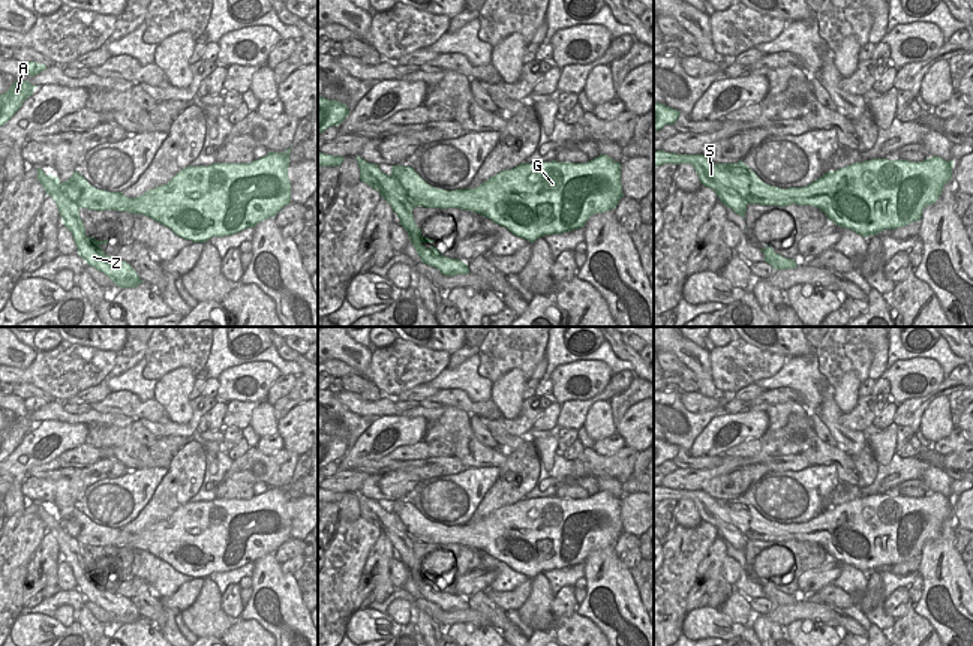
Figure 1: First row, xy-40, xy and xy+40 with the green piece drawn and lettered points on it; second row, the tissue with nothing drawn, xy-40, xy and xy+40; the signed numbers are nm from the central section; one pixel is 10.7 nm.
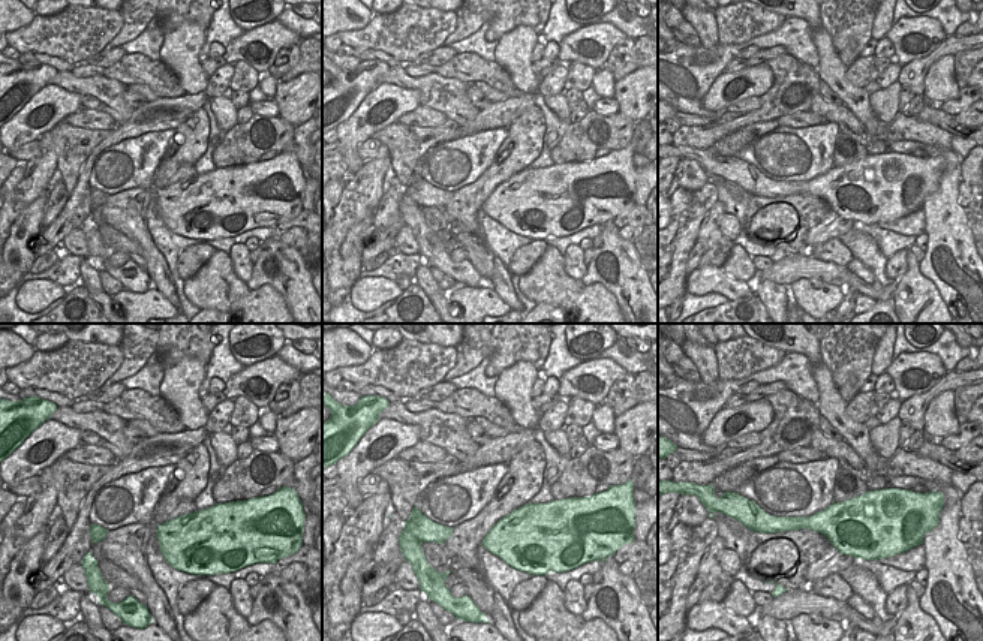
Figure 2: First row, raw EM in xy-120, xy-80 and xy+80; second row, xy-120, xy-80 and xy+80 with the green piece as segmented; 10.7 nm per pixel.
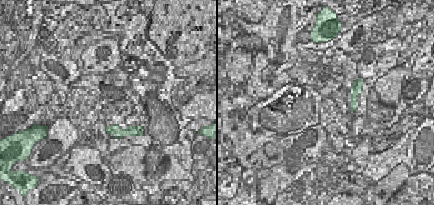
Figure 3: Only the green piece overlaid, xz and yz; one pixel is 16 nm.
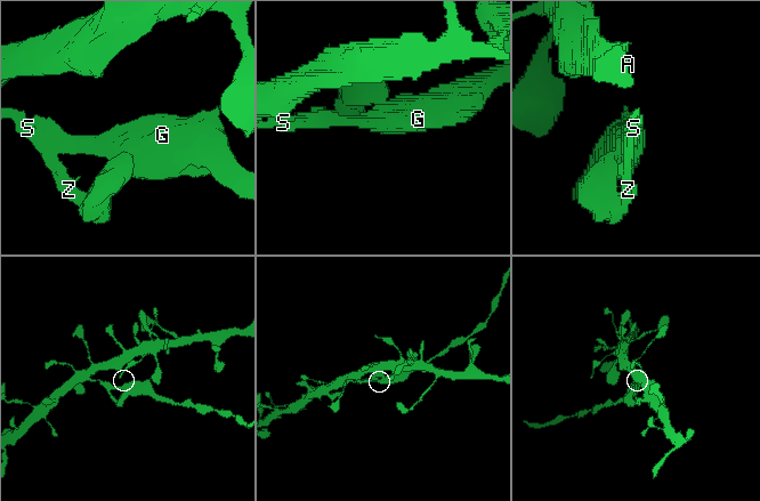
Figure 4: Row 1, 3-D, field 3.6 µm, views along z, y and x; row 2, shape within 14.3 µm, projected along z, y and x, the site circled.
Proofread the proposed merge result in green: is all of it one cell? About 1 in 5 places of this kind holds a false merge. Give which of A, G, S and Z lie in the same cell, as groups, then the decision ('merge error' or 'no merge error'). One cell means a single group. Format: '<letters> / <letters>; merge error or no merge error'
A S Z / G; merge error

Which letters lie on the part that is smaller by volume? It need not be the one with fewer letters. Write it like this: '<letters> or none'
G

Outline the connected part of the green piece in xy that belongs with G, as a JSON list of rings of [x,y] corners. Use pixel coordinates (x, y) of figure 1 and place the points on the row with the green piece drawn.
[[[606,154],[586,163],[520,163],[478,187],[456,190],[427,184],[411,166],[393,169],[391,181],[414,207],[474,211],[529,243],[583,228],[592,214],[613,210],[624,196],[621,163]]]

